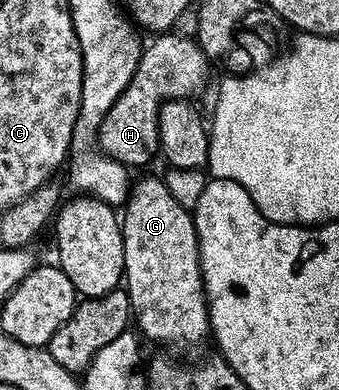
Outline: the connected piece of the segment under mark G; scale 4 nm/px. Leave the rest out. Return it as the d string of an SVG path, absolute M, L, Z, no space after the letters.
M143 177L134 182L131 192L128 193L125 204L121 209L121 224L123 227L123 246L125 247L125 267L123 275L125 278L125 288L129 299L131 300L131 311L133 314L134 324L139 324L138 332L148 337L151 341L160 341L163 345L199 345L203 340L209 337L209 322L207 319L207 296L203 290L203 272L199 262L199 236L195 230L195 218L192 210L181 207L177 199L169 191L166 180L160 177Z

